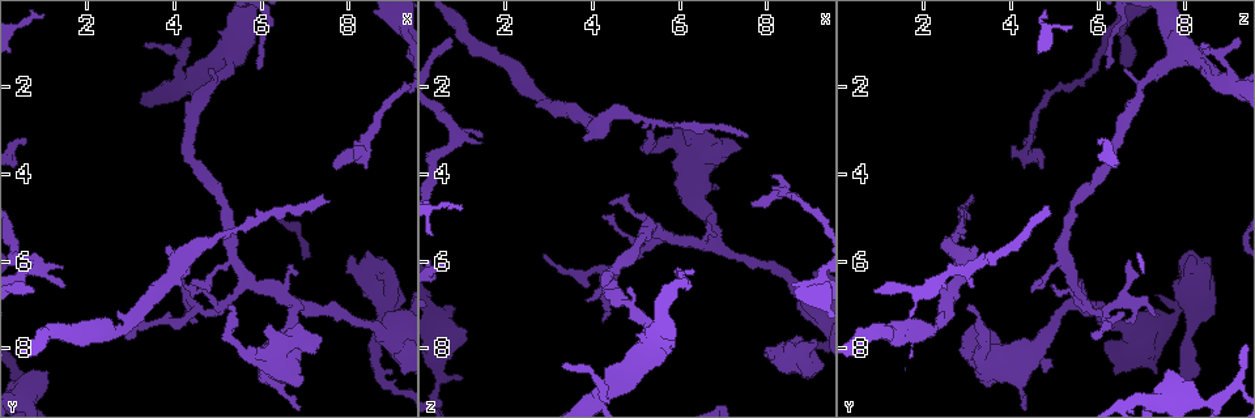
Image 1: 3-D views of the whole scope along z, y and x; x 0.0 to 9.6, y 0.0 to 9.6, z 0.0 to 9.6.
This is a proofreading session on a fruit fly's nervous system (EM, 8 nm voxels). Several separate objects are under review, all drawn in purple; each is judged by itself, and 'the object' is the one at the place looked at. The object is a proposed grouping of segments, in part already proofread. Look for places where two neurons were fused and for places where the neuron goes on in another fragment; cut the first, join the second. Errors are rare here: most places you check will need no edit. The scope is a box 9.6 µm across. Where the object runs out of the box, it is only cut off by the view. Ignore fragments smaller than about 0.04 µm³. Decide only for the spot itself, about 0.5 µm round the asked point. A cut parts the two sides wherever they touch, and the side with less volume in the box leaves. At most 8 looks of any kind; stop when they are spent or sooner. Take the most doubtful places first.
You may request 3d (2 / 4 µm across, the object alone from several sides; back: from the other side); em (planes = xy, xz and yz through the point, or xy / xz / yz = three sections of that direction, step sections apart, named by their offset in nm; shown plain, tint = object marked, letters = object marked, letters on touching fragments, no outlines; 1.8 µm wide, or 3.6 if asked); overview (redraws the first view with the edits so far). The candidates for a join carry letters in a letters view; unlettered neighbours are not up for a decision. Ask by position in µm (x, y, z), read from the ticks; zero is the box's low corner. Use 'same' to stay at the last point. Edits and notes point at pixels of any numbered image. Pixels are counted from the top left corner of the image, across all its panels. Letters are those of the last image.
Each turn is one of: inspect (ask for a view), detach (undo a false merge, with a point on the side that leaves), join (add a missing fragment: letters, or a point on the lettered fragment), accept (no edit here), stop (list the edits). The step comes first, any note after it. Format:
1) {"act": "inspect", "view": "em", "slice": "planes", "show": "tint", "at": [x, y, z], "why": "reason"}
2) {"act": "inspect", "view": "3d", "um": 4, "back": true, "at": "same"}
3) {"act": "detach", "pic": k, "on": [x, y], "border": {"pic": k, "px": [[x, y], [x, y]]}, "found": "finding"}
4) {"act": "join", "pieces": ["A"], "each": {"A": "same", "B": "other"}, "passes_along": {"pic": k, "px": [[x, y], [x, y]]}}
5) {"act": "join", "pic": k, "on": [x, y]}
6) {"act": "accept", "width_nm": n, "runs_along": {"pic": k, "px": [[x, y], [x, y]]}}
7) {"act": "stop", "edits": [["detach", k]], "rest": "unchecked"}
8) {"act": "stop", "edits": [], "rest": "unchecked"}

{"act": "inspect", "view": "em", "um": 3.6, "slice": "planes", "show": "letters", "at": [7.75, 3.90, 4.80], "why": "free end"}

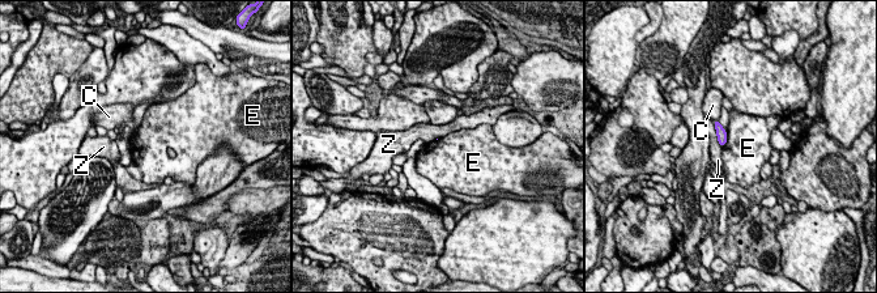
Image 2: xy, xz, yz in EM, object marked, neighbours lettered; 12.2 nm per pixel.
{"act": "accept", "each": {"C": "other", "E": "other", "Z": "other"}, "border": {"pic": 2, "px": [[727, 131], [727, 141], [723, 147]]}, "found": "none of them fits"}

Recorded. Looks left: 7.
{"act": "inspect", "view": "em", "slice": "yz", "step": 8, "show": "letters", "at": [0.75, 6.75, 0.90], "why": "free end"}

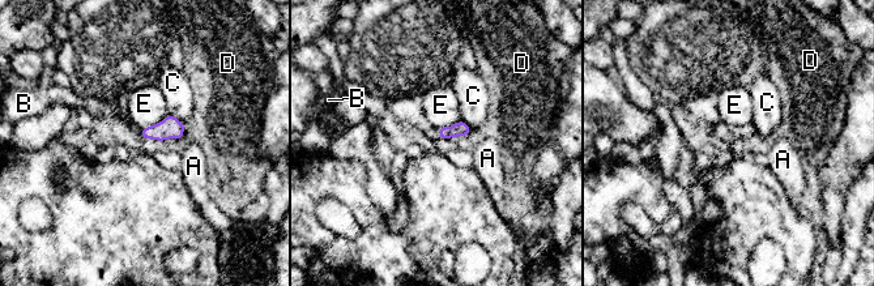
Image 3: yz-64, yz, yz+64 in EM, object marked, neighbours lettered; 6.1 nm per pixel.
{"act": "inspect", "view": "em", "slice": "planes", "show": "letters", "at": "same"}

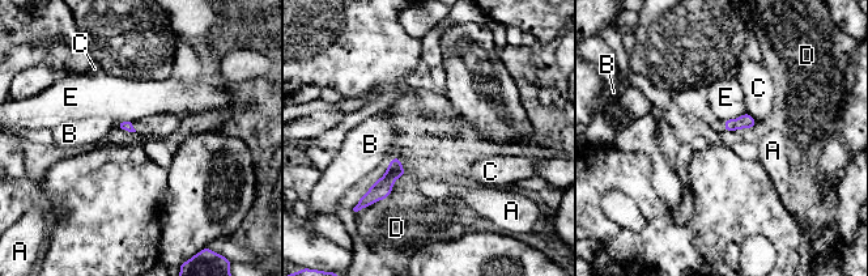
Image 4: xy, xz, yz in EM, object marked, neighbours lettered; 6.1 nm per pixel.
{"act": "accept", "each": {"A": "other", "B": "other", "C": "other", "D": "other", "E": "other"}, "found": "none of them fits"}

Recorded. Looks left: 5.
{"act": "inspect", "view": "em", "slice": "xy", "step": 16, "show": "letters", "at": [2.80, 7.65, 2.30]}

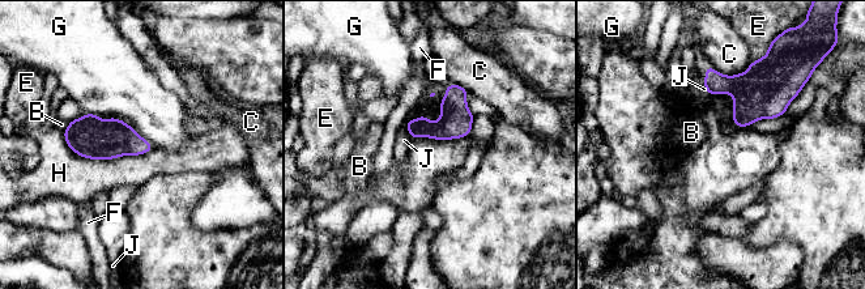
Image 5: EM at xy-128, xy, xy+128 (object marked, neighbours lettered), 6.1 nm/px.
{"act": "inspect", "view": "em", "slice": "planes", "show": "letters", "at": "same"}

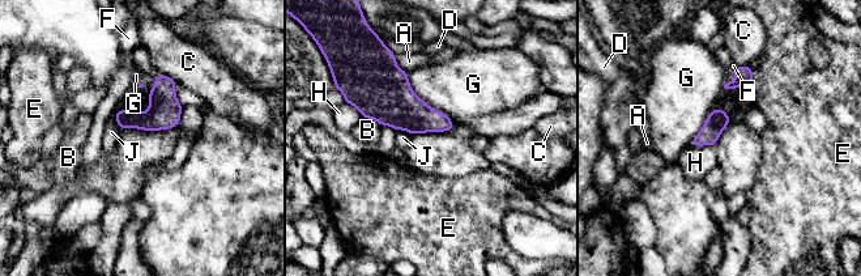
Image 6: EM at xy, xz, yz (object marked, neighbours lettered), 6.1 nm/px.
{"act": "accept", "each": {"A": "other", "B": "other", "C": "other", "D": "other", "E": "other", "F": "other", "G": "other", "H": "other", "J": "other"}, "border": {"pic": 6, "px": [[690, 144], [714, 147]]}, "found": "all the same neuron"}

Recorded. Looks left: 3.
{"act": "stop", "edits": [], "rest": "unchecked"}

